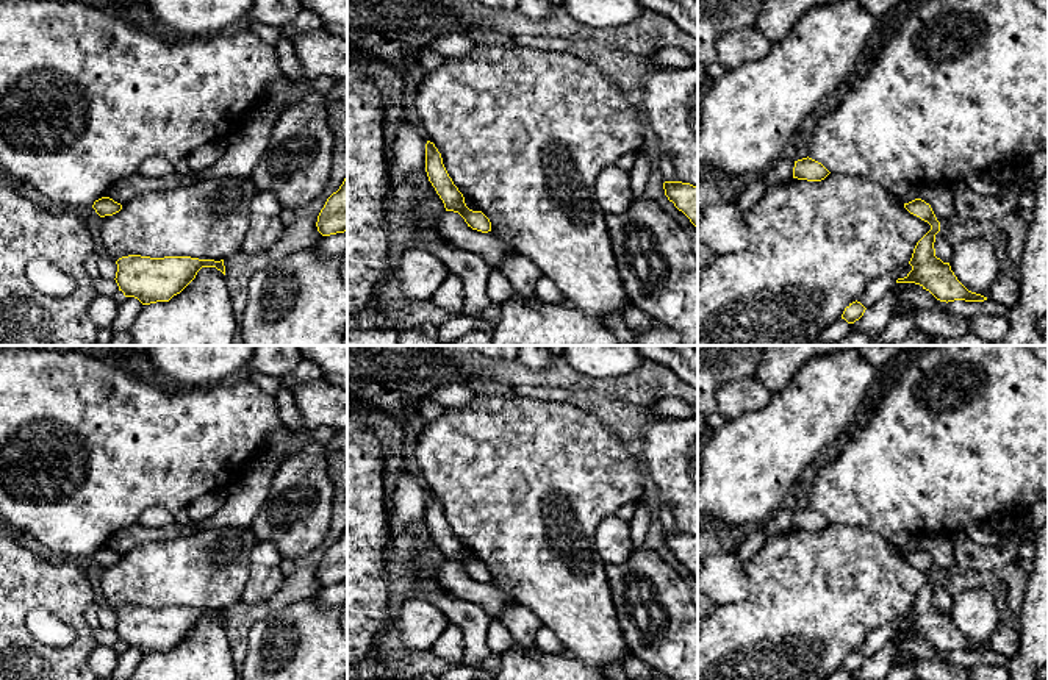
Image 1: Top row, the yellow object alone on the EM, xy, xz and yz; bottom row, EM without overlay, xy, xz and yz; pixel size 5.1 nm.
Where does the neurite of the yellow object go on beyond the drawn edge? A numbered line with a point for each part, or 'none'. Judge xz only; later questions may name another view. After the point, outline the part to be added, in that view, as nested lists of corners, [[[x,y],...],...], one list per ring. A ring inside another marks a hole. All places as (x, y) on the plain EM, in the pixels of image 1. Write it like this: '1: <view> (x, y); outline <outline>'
none

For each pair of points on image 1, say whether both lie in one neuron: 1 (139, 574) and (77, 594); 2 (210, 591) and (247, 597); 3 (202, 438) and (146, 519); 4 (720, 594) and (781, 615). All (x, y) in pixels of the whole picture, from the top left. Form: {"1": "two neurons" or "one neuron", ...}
{"1": "two neurons", "2": "two neurons", "3": "two neurons", "4": "two neurons"}

